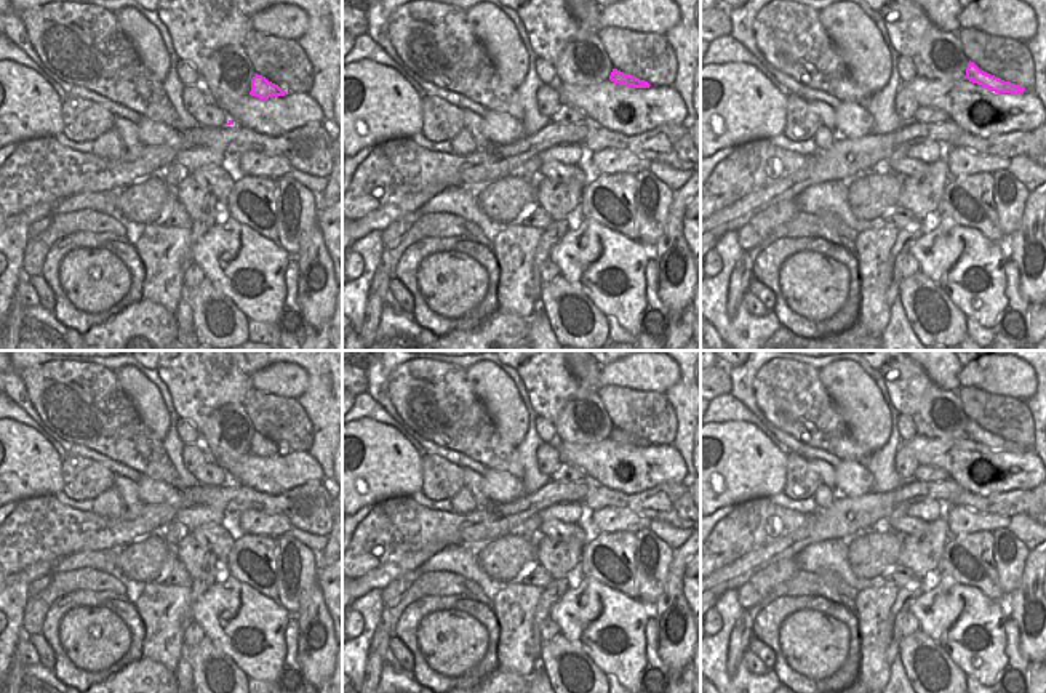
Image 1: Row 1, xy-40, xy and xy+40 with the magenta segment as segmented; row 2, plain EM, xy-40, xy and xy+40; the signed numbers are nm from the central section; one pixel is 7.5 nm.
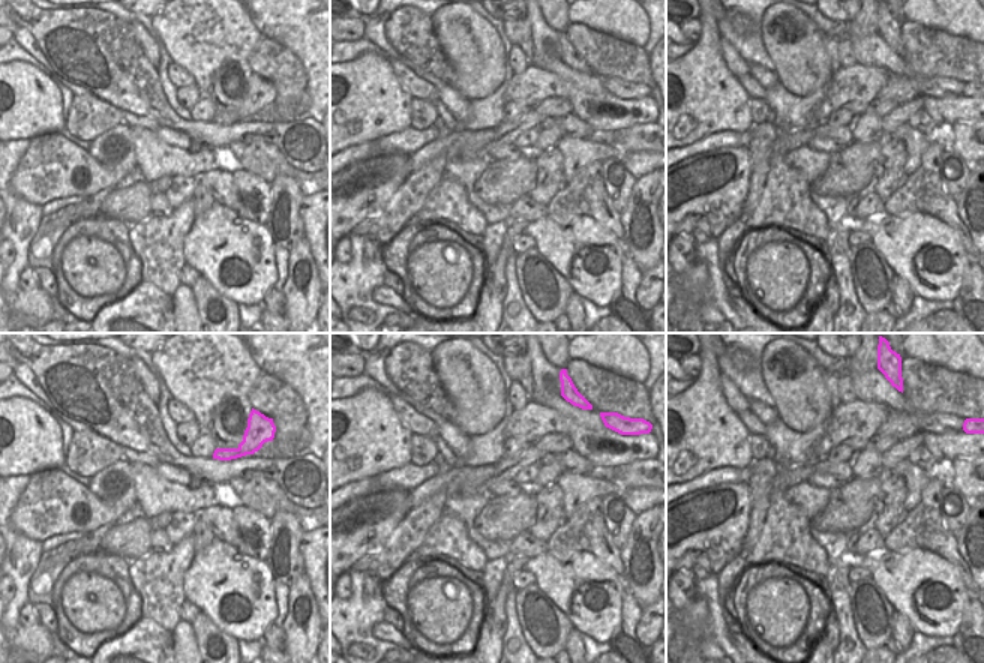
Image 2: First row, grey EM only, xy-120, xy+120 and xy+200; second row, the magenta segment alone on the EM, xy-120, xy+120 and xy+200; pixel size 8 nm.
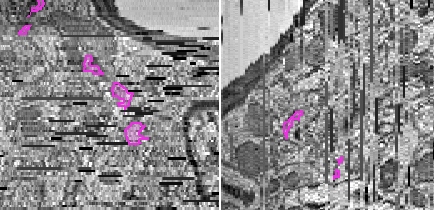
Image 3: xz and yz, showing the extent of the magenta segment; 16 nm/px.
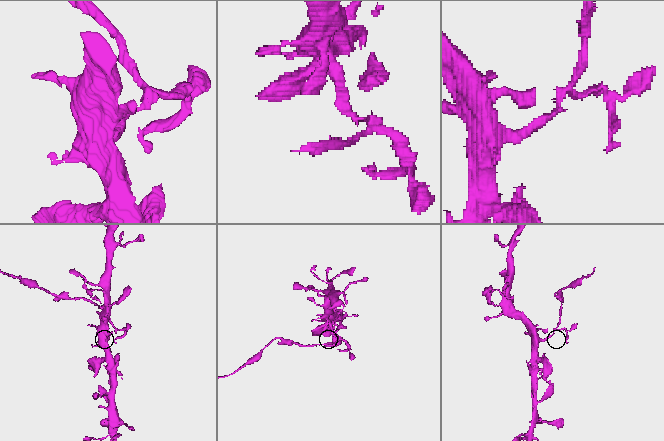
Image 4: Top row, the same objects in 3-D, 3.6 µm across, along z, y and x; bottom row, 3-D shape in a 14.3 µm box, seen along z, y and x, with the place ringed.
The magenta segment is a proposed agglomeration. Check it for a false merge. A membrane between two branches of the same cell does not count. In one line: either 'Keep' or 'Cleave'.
Cleave

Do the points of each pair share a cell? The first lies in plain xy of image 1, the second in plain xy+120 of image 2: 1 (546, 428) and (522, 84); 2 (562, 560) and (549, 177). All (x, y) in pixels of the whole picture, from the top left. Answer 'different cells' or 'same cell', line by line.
1: different cells
2: same cell

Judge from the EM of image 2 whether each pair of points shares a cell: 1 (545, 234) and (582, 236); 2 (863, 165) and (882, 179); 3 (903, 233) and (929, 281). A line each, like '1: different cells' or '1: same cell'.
1: same cell
2: different cells
3: same cell

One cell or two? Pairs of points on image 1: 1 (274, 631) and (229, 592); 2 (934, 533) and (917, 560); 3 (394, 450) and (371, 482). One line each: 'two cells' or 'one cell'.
1: one cell
2: one cell
3: one cell

